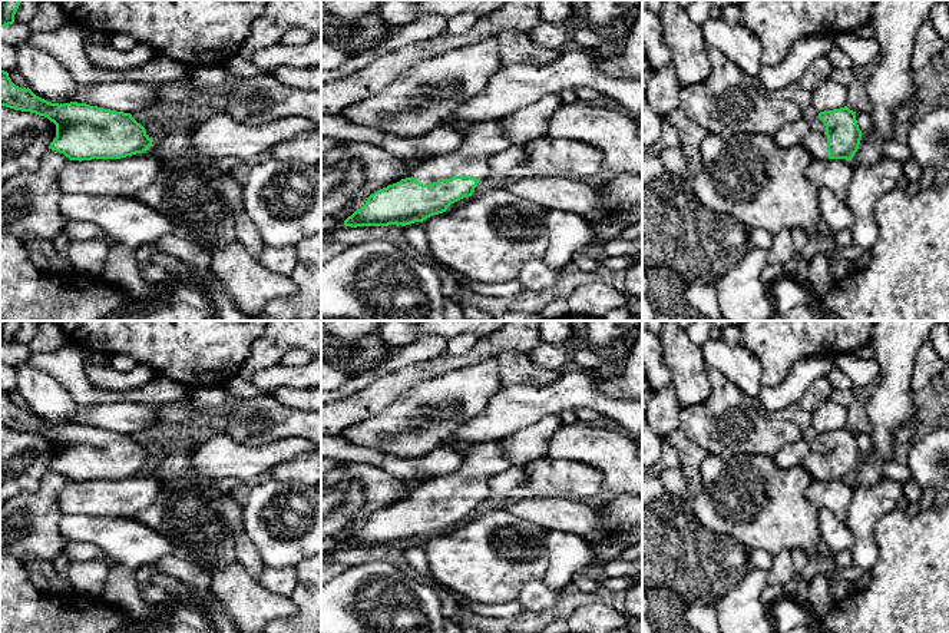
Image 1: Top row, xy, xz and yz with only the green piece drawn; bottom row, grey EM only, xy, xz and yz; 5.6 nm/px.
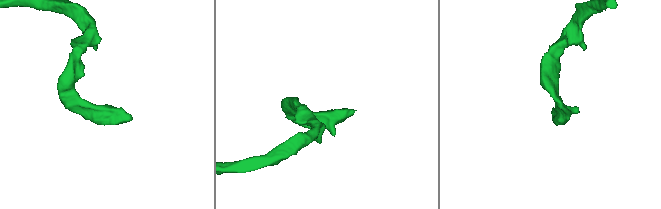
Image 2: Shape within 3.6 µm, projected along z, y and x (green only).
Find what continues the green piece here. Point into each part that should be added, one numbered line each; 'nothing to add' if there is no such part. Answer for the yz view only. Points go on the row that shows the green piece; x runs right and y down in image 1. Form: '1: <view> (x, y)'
1: yz (816, 143)

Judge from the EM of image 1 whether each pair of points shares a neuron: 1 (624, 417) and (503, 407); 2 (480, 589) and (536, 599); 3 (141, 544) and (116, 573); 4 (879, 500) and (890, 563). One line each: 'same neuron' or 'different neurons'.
1: same neuron
2: different neurons
3: different neurons
4: different neurons

